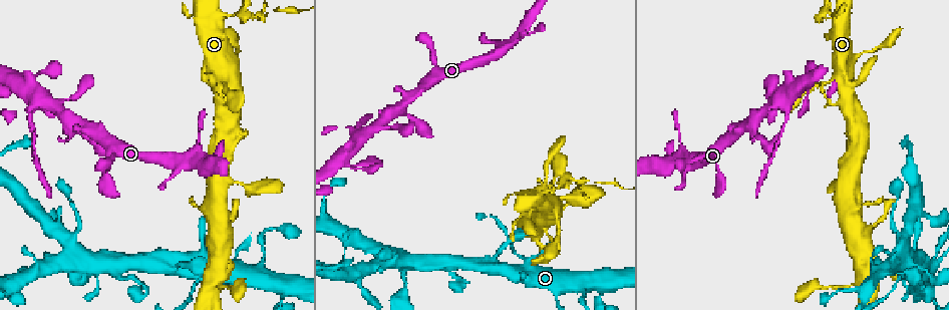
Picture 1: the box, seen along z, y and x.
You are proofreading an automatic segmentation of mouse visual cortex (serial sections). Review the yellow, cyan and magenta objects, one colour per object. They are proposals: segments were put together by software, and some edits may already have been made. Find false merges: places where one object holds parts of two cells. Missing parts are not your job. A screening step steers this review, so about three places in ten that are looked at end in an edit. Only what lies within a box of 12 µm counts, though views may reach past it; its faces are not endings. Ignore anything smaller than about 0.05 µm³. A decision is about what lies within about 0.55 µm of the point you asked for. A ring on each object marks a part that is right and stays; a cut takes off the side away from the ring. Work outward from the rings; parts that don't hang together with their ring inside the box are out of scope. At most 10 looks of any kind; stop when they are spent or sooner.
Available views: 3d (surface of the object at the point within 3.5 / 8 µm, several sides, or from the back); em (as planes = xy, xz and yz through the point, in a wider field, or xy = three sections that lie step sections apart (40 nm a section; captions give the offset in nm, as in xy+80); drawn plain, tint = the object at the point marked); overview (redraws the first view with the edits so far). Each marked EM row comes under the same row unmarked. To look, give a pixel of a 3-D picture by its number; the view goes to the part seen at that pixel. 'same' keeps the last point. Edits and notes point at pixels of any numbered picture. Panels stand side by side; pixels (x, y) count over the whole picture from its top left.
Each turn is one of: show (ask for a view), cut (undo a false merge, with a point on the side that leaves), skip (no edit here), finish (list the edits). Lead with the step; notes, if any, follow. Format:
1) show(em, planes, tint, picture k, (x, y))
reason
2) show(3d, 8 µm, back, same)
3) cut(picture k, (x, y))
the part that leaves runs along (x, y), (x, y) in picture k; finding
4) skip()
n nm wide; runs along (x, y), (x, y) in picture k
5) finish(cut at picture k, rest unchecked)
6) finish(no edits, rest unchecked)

show(3d, 3.5 µm, picture 1, (899, 278))
thick turns thin

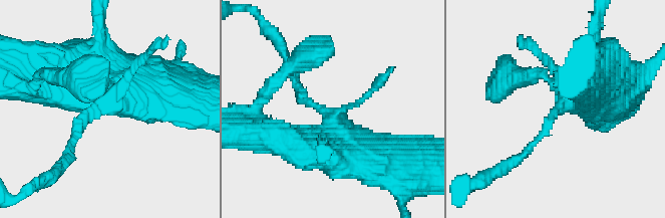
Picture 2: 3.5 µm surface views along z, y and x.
show(em, planes, tint, picture 2, (103, 103))
need the tissue

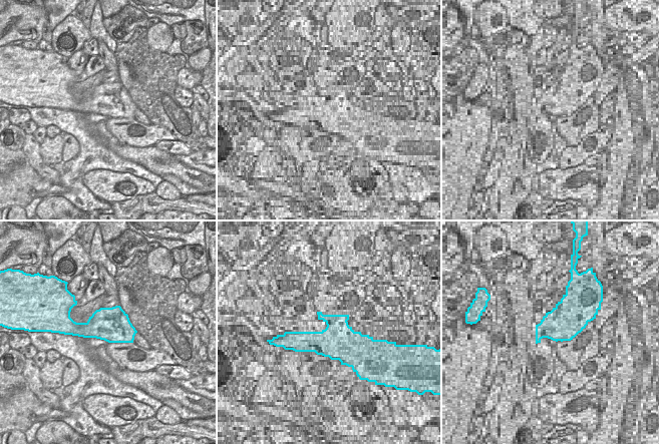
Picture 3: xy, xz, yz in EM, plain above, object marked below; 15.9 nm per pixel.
show(em, xy, step 1, tint, same)

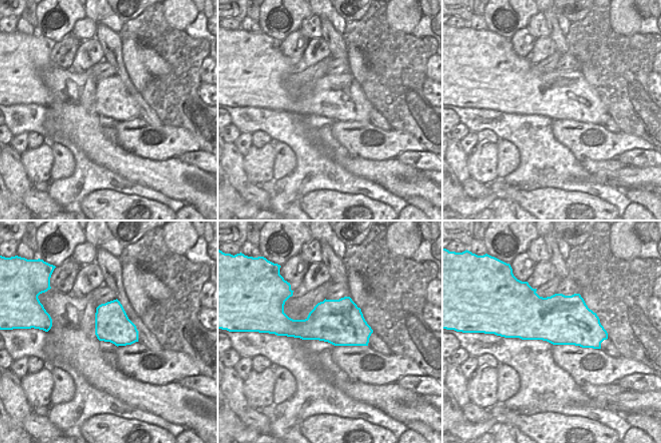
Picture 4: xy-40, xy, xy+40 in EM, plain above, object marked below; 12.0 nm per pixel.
skip()
arms of 150, 600 nm; runs along (363, 155), (341, 149), (295, 79) in picture 2; continuous, no second cell

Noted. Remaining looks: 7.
show(3d, 8 µm, back, picture 1, (84, 265))
sudden change in width

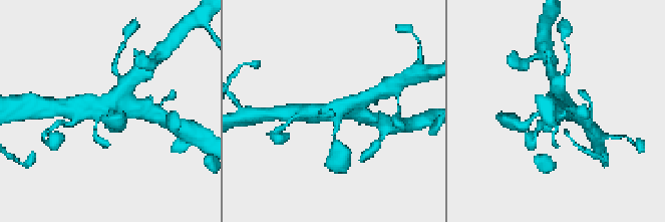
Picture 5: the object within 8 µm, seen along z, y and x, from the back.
show(em, xy, step 5, tint, picture 5, (111, 108))
now the EM

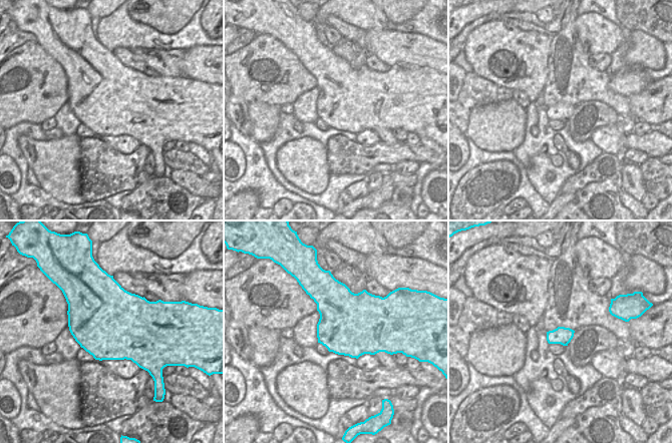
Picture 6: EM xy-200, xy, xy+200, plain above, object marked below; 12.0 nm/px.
skip()
runs along (79, 108), (105, 107), (129, 82) in picture 5; one cell here

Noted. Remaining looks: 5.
show(3d, 3.5 µm, picture 1, (784, 104))
thin neck

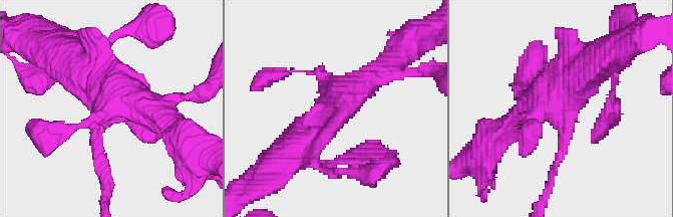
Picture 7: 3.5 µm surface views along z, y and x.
show(em, xy, step 5, tint, picture 7, (557, 108))

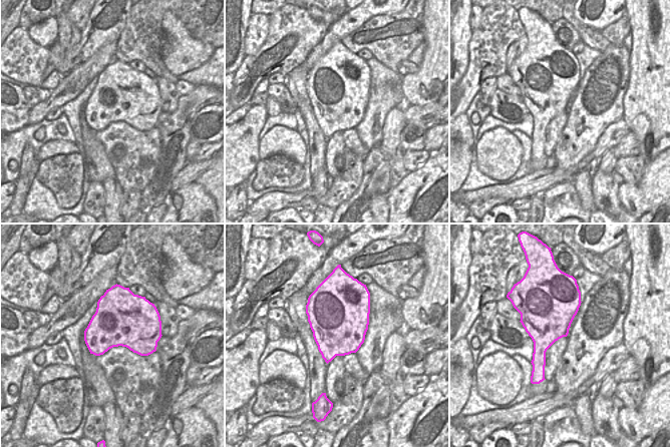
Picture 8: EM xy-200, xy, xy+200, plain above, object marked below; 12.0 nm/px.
cut(picture 7, (103, 166))
border along (533, 364), (540, 362), (544, 366) in picture 8; a second cell is stuck on

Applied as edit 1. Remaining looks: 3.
show(overview)

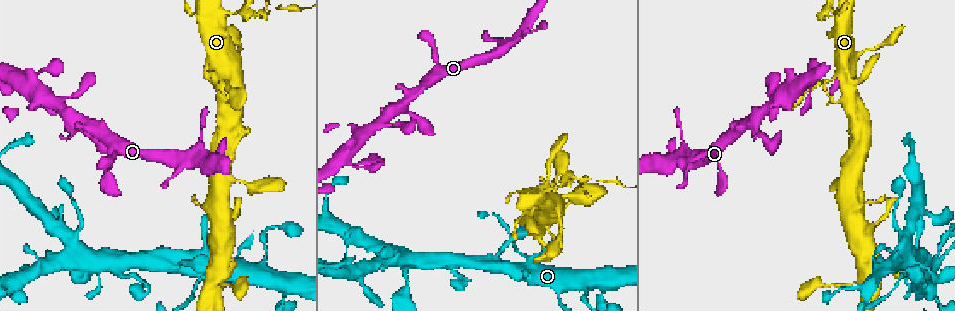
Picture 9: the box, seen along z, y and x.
show(3d, 3.5 µm, picture 9, (559, 186))
two arms in line, one across

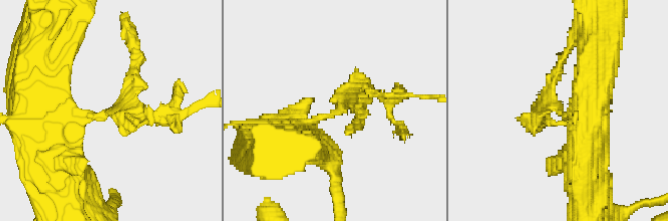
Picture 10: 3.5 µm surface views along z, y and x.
show(em, xy, step 2, tint, picture 10, (333, 110))
need the tissue

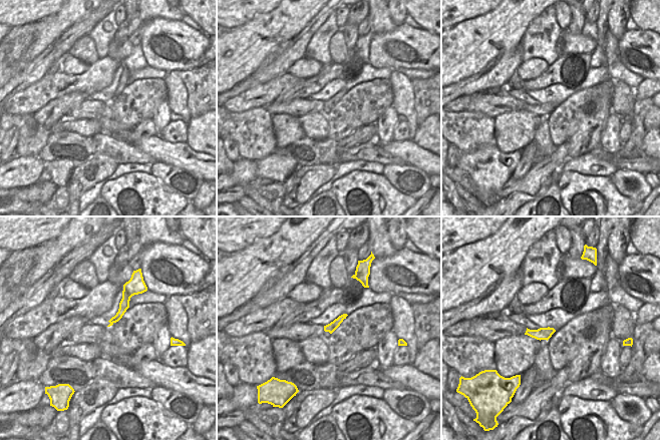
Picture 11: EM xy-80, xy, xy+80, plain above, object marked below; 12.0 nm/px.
cut(picture 10, (121, 117))
arms of 150, 200, 350 nm; border along (540, 328), (554, 332) in picture 11; a second cell is stuck on

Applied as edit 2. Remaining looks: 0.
finish(cut at picture 7, cut at picture 10, rest unchecked)

